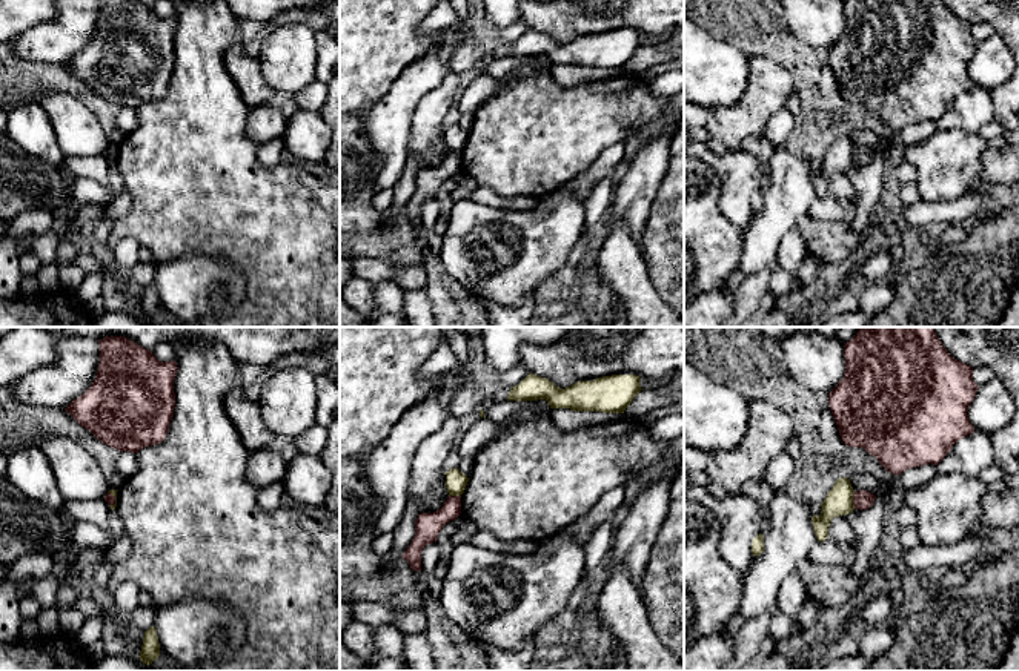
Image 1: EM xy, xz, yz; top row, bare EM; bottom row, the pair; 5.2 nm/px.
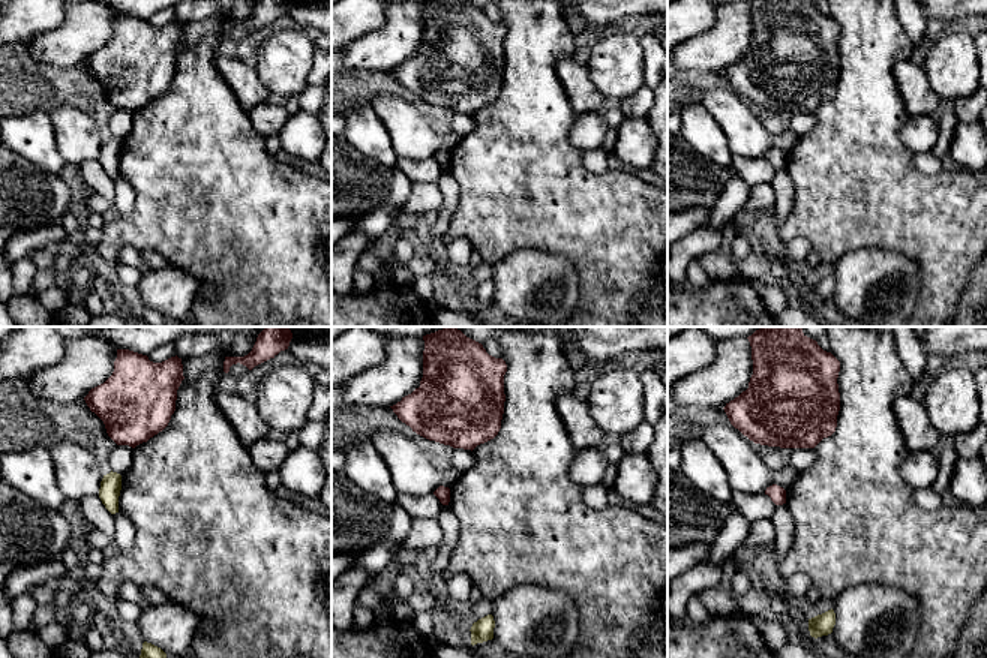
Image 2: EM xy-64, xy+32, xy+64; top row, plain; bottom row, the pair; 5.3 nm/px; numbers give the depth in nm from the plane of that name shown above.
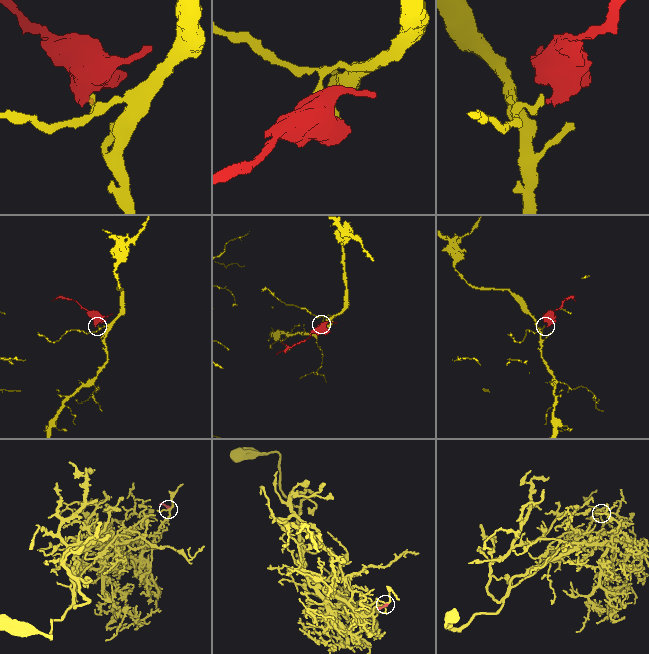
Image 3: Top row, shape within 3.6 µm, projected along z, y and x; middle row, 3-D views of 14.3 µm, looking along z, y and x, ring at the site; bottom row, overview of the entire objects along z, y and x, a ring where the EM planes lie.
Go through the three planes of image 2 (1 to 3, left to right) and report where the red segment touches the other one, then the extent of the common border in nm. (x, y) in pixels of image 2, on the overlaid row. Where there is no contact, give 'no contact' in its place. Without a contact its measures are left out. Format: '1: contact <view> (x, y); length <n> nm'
1: no contact
2: no contact
3: no contact

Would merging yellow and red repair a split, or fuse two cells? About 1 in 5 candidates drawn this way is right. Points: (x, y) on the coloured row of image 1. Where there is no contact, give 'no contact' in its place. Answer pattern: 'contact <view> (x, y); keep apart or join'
contact yz (852, 499); keep apart

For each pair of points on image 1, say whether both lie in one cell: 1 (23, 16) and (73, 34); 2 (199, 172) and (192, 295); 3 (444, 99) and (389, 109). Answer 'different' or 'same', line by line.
1: different
2: different
3: different

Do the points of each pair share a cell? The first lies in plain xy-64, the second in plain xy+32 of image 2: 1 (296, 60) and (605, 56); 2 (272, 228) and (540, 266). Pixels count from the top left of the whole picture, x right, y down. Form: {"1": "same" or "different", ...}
{"1": "same", "2": "different"}

